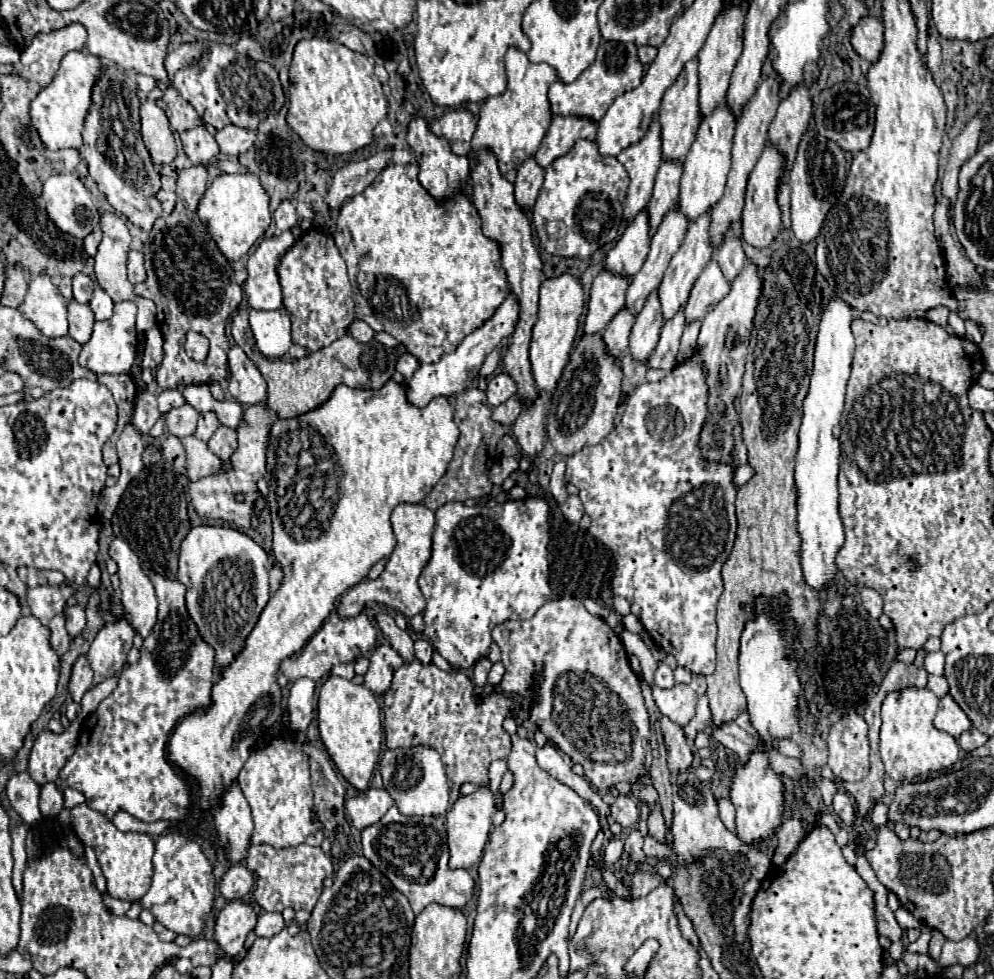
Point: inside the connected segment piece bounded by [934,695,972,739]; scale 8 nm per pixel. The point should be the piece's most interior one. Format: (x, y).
(950, 718)

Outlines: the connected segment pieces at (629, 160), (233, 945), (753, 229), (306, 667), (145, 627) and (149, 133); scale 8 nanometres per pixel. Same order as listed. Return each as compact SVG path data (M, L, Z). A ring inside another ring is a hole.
M654 117L648 133L636 143L624 149L618 155L618 161L626 167L626 173L630 177L630 187L624 203L624 221L632 221L640 211L648 207L648 201L652 197L654 177L658 173L658 167L662 163L662 149L660 149L660 125Z
M230 901L218 913L218 925L214 927L216 943L228 953L238 955L244 949L246 935L256 925L256 911L244 901Z
M766 145L760 161L756 163L754 171L748 177L748 191L746 191L746 205L742 211L742 237L748 245L756 249L768 247L780 233L782 221L780 221L780 209L776 203L776 189L780 183L780 173L784 173L784 157L772 147Z
M330 613L330 617L324 621L324 627L320 627L316 631L316 635L304 647L304 651L300 655L296 655L296 657L286 659L280 665L280 671L290 681L296 681L300 677L308 677L312 681L318 681L334 665L354 661L358 655L366 655L376 645L376 635L378 635L378 629L376 629L374 621L370 621L370 617L366 613L360 613L358 617L352 617L352 619L346 619L346 621L338 613Z
M114 539L110 545L110 557L118 563L120 575L120 601L134 631L146 639L156 625L158 601L154 585L140 567L138 555L124 539Z
M144 101L140 107L142 139L152 155L154 165L170 163L176 157L176 141L170 131L166 113L152 101Z

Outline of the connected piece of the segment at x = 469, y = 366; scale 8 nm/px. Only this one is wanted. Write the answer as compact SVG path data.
M510 293L504 299L504 303L496 309L496 313L488 321L484 321L484 325L480 325L478 329L474 329L470 335L464 337L464 341L458 345L458 349L454 353L444 355L438 363L420 365L418 367L414 377L410 381L406 381L406 385L410 387L408 401L412 405L424 407L424 405L428 405L438 395L450 397L450 395L456 395L456 393L462 393L464 389L468 389L470 383L474 383L474 379L478 377L480 367L482 367L486 355L502 343L502 337L510 337L514 333L518 317L520 317L520 305L518 305L518 299Z

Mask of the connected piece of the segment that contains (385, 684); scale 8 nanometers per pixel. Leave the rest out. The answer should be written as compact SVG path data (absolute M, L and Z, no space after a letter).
M388 643L378 645L370 655L370 667L364 675L364 685L376 695L384 695L392 683L394 671L402 663L402 657Z

